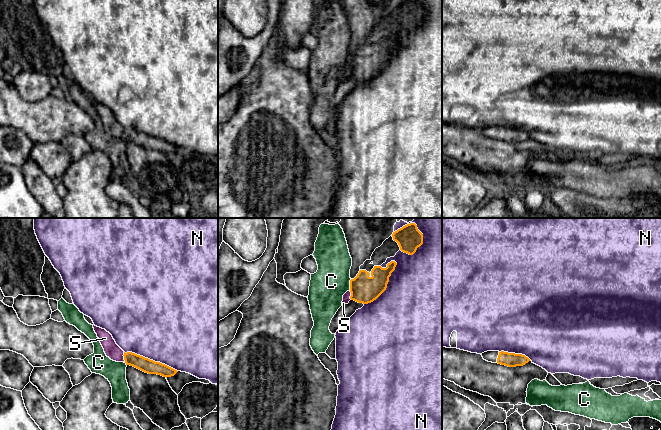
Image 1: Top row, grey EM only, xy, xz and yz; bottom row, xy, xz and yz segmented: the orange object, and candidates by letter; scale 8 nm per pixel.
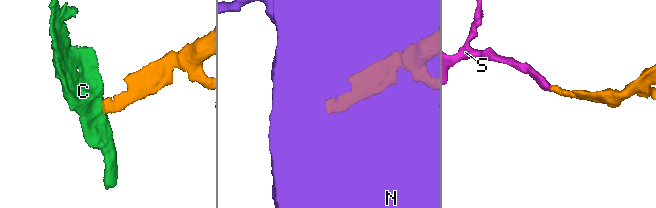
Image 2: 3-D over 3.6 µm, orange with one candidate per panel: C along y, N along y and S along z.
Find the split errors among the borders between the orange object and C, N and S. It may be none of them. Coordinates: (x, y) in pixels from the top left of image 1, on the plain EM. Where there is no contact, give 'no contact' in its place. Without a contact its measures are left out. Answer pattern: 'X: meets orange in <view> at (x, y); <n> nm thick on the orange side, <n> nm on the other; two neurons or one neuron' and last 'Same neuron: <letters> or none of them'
C: meets orange in xz at (350, 60); 220 nm thick on the orange side, 280 nm on the other; two neurons
N: meets orange in xz at (386, 61); 220 nm thick on the orange side, 480 nm on the other; two neurons
S: meets orange in xy at (124, 133); 120 nm thick on the orange side, 120 nm on the other; one neuron
Same neuron: S

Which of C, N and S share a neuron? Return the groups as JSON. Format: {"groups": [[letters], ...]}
{"groups": [["C"], ["N"], ["S"]]}

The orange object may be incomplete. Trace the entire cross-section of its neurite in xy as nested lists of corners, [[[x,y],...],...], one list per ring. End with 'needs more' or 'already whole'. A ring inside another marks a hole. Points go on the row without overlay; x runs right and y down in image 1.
[[[93,101],[94,107],[107,133],[116,138],[124,138],[148,150],[163,153],[174,152],[178,147],[160,138],[155,138],[132,128],[125,129],[115,118],[112,111],[105,105]]]; needs more

